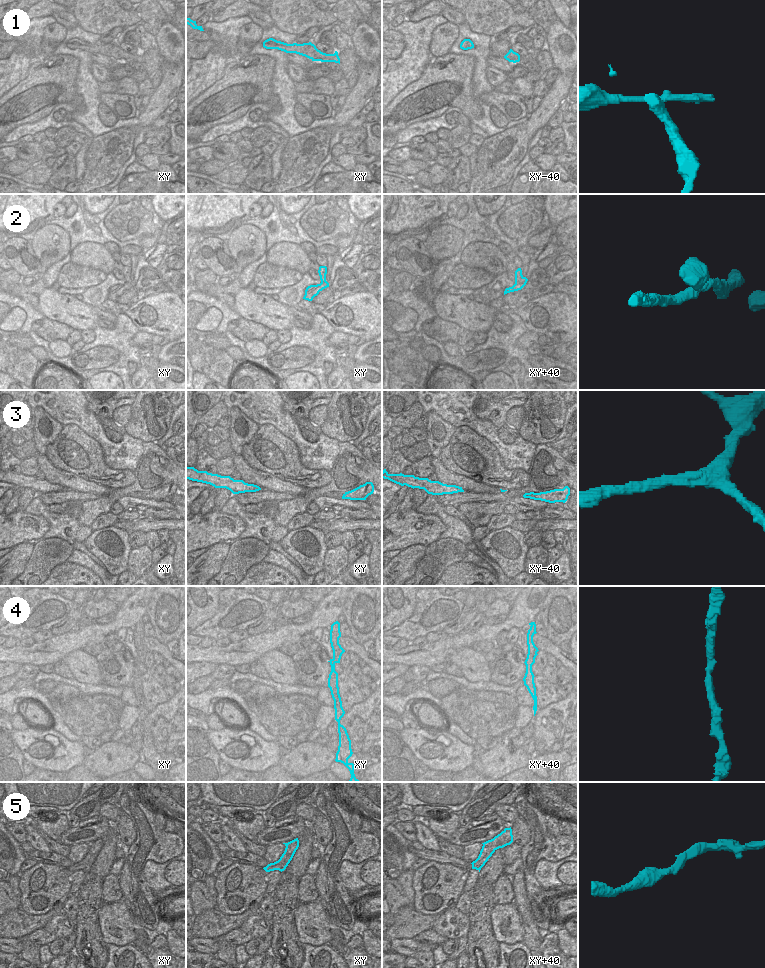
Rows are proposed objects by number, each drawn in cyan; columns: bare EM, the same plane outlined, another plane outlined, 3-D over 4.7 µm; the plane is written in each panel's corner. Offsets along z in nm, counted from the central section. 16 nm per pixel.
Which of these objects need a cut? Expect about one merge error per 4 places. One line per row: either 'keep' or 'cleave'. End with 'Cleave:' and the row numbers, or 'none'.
1: cleave
2: keep
3: keep
4: keep
5: cleave
Cleave: 1, 5

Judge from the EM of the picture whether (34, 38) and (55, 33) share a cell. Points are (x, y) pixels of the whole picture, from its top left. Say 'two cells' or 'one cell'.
two cells

